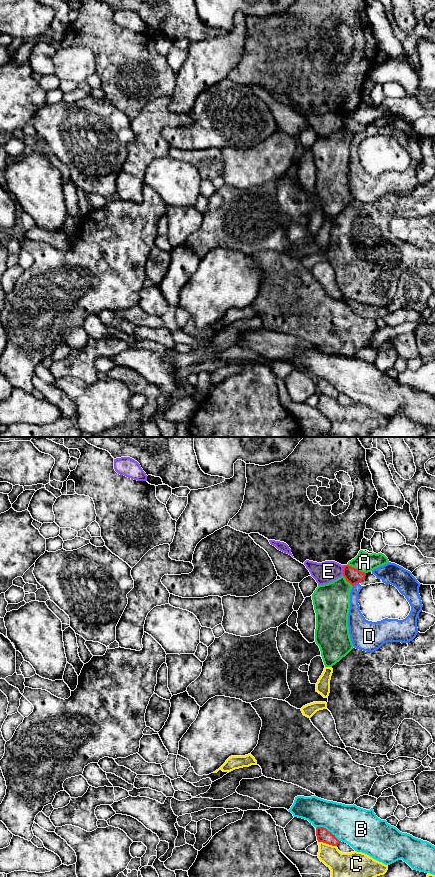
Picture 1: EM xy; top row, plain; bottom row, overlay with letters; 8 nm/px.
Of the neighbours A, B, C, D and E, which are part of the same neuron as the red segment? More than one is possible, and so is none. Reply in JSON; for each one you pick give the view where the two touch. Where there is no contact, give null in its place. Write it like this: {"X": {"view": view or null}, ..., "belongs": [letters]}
{"belongs": []}

